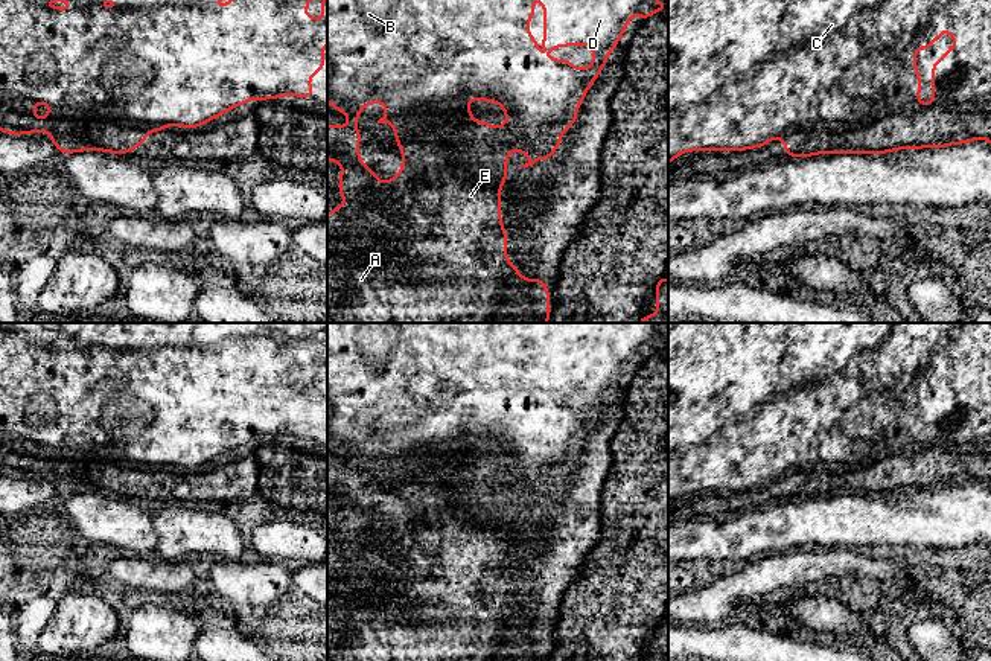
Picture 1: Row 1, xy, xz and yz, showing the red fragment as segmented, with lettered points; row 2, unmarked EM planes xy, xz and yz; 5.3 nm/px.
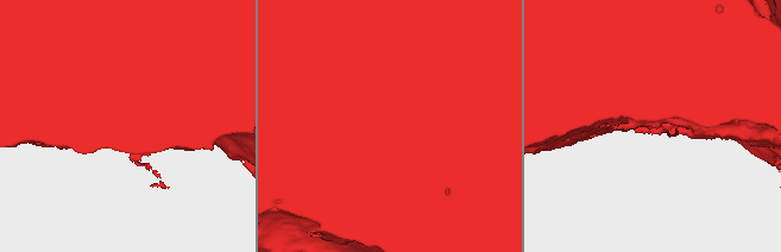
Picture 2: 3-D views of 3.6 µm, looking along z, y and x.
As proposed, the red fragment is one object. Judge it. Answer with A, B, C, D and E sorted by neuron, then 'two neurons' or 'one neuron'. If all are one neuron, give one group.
A B C D / E | two neurons

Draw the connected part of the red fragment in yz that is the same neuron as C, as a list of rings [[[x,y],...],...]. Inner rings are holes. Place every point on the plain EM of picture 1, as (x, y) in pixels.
[[[668,323],[668,506],[684,493],[749,492],[773,480],[782,483],[785,498],[871,495],[875,460],[894,452],[900,452],[901,465],[912,469],[913,490],[919,471],[926,489],[977,480],[991,484],[991,323]],[[944,372],[956,385],[932,405],[932,443],[922,445],[916,391],[932,390]]]

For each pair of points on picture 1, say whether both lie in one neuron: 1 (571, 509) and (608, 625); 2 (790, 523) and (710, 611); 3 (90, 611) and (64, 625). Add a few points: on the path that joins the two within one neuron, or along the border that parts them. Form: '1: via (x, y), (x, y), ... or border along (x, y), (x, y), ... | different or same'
1: border along (600, 521), (600, 536), (580, 568) | different
2: border along (761, 556), (745, 564) | different
3: via (84, 617), (70, 619) | same

